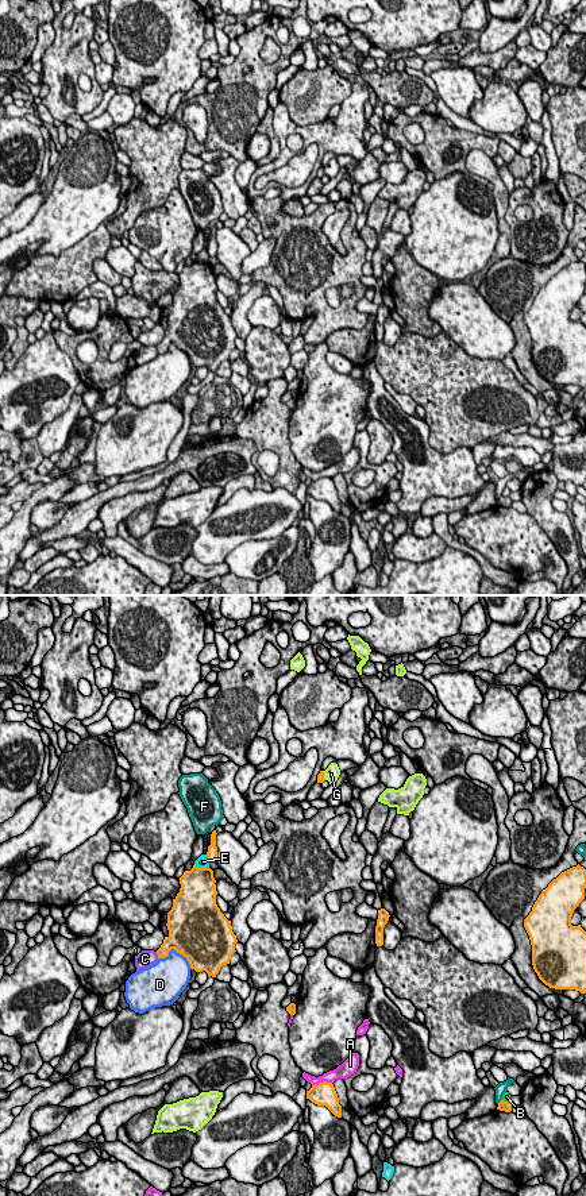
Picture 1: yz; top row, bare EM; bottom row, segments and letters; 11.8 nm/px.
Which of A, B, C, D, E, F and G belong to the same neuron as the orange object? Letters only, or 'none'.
none

